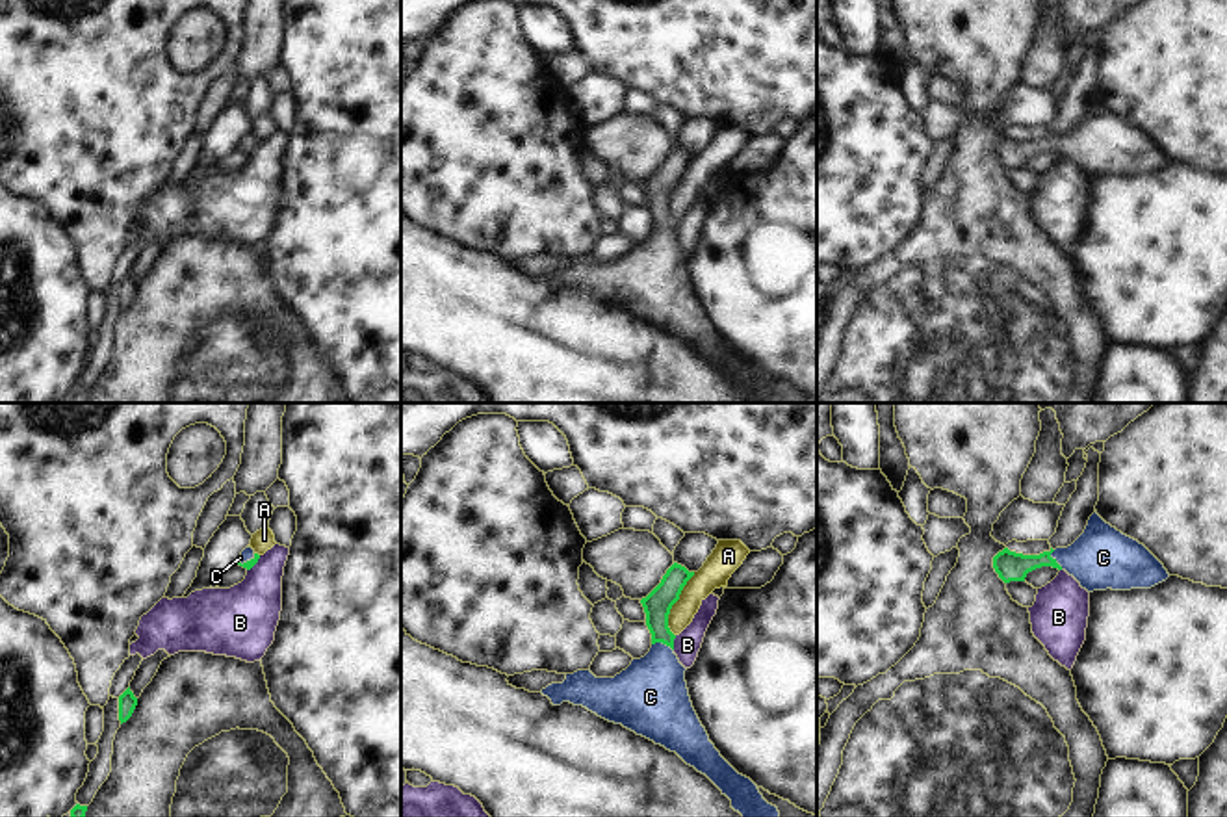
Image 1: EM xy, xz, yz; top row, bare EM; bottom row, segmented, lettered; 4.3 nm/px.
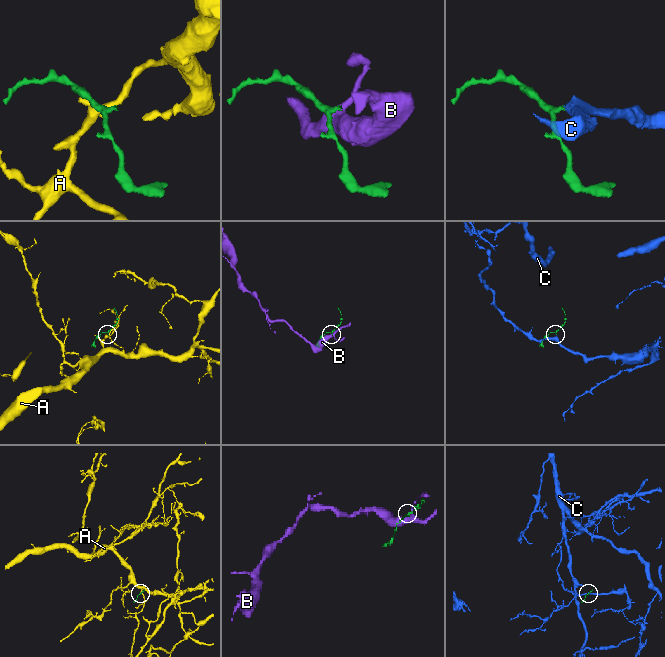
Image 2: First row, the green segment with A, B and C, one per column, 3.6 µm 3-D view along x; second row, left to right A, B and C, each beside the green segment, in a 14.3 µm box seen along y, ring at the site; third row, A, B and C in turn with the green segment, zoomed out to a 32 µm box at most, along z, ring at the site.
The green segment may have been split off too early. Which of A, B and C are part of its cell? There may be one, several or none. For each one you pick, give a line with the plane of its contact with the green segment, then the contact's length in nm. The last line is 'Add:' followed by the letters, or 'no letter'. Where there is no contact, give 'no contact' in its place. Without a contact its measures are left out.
C: contact in xz; length 100 nm
Add: C

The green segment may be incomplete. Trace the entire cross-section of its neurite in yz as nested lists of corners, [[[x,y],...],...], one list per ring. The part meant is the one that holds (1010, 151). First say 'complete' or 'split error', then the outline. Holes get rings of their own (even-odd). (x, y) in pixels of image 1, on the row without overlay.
split error; [[[1097,95],[1084,117],[1067,132],[1051,132],[1040,139],[1004,132],[993,141],[993,152],[1004,167],[1025,165],[1028,156],[1041,150],[1066,154],[1088,176],[1151,173],[1169,162],[1143,128],[1106,108]]]

